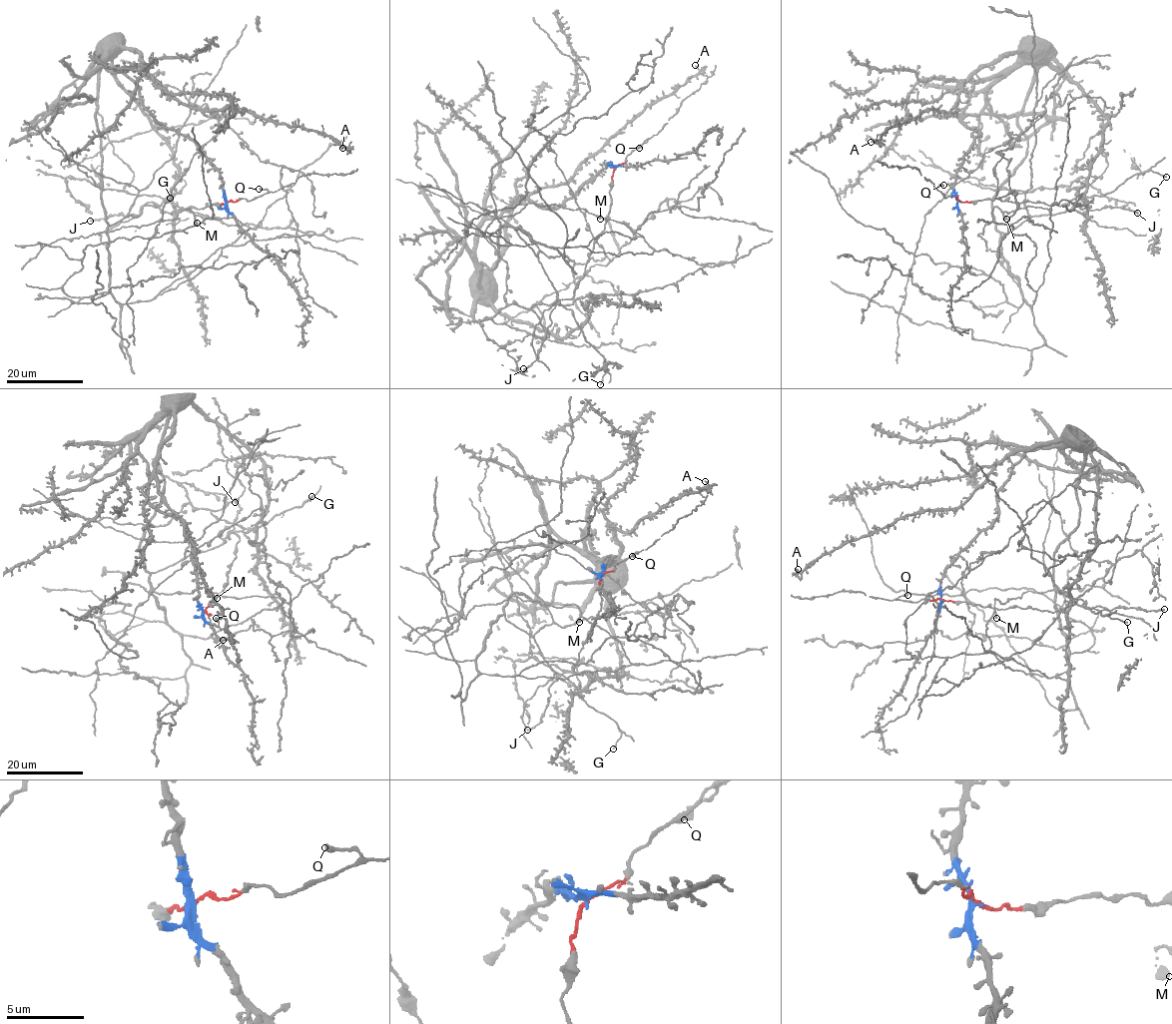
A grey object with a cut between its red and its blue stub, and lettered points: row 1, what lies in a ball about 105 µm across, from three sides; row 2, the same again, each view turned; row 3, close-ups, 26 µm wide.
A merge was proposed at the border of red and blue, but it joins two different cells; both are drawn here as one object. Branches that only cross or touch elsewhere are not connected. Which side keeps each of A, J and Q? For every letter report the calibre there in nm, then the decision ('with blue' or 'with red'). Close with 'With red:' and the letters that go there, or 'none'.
A: 170 nm thick; with blue
J: 280 nm thick; with red
Q: 360 nm thick; with red
With red: J, Q

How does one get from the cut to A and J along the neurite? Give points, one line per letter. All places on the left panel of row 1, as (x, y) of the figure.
A: (227, 203), (220, 170), (104, 66), (113, 50), (139, 53), (182, 103), (246, 108), (342, 148)
J: (227, 203), (168, 213), (148, 202), (136, 215), (114, 215), (89, 220)

